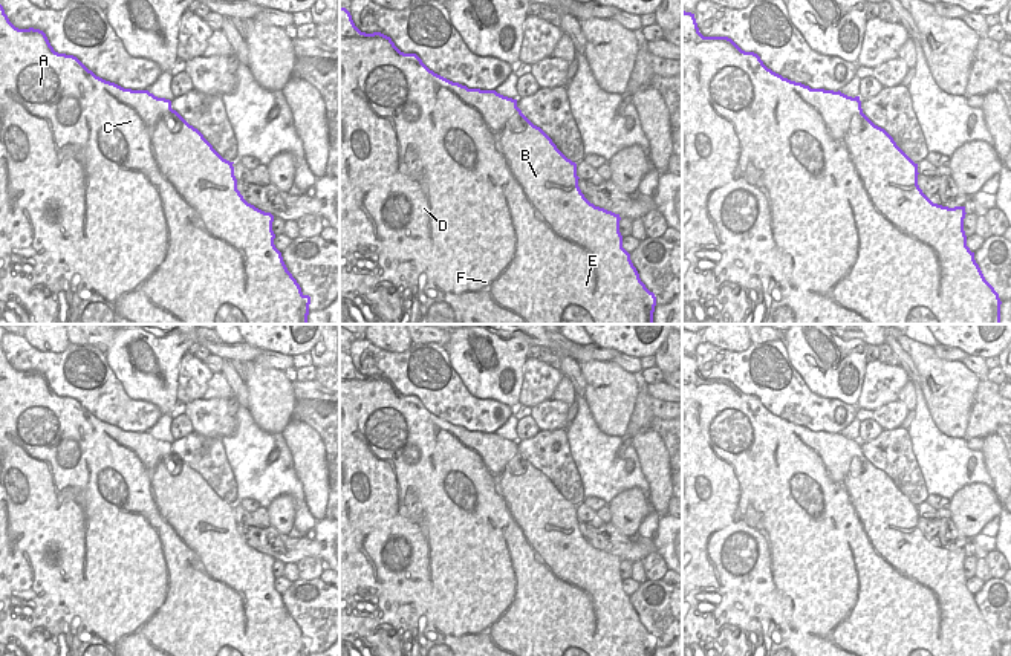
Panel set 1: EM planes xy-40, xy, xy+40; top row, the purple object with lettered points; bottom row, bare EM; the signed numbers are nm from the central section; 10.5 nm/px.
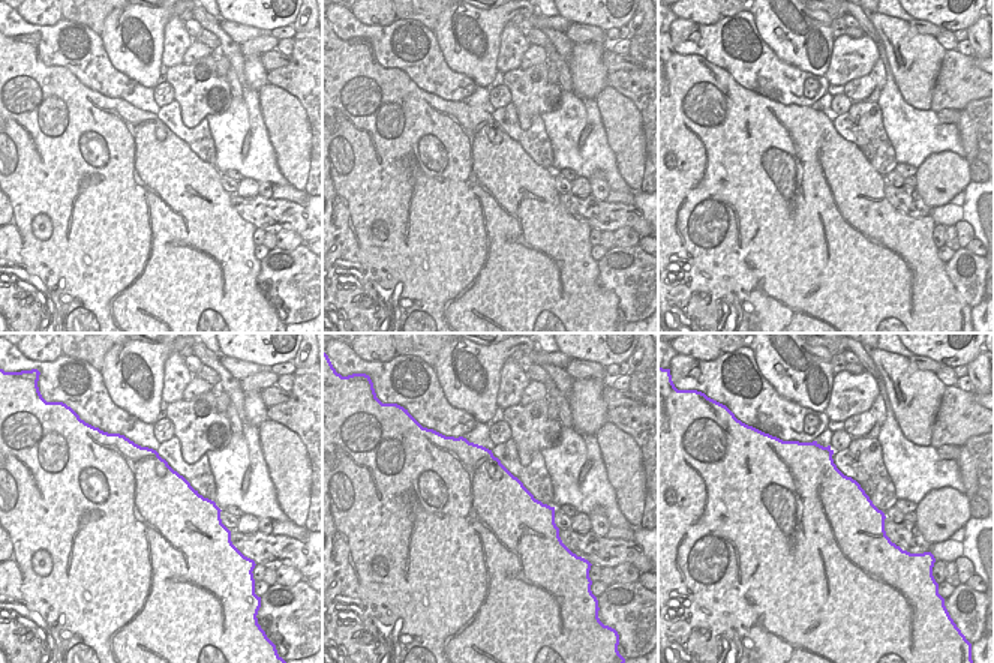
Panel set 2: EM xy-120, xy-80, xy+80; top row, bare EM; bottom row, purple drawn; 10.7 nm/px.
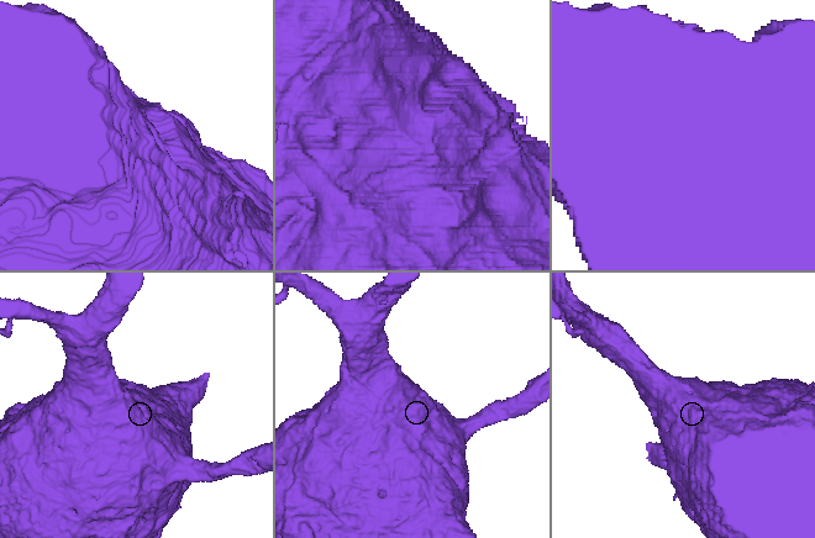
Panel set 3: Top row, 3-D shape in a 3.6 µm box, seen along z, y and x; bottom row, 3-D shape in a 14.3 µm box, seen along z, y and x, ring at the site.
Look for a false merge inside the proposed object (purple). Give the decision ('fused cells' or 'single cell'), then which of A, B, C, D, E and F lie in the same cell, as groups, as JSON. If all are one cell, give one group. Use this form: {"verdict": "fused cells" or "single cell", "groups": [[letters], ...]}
{"verdict": "single cell", "groups": [["A", "B", "C", "D", "E", "F"]]}

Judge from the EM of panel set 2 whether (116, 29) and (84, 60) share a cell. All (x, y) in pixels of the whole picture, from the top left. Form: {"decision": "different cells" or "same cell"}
{"decision": "different cells"}

